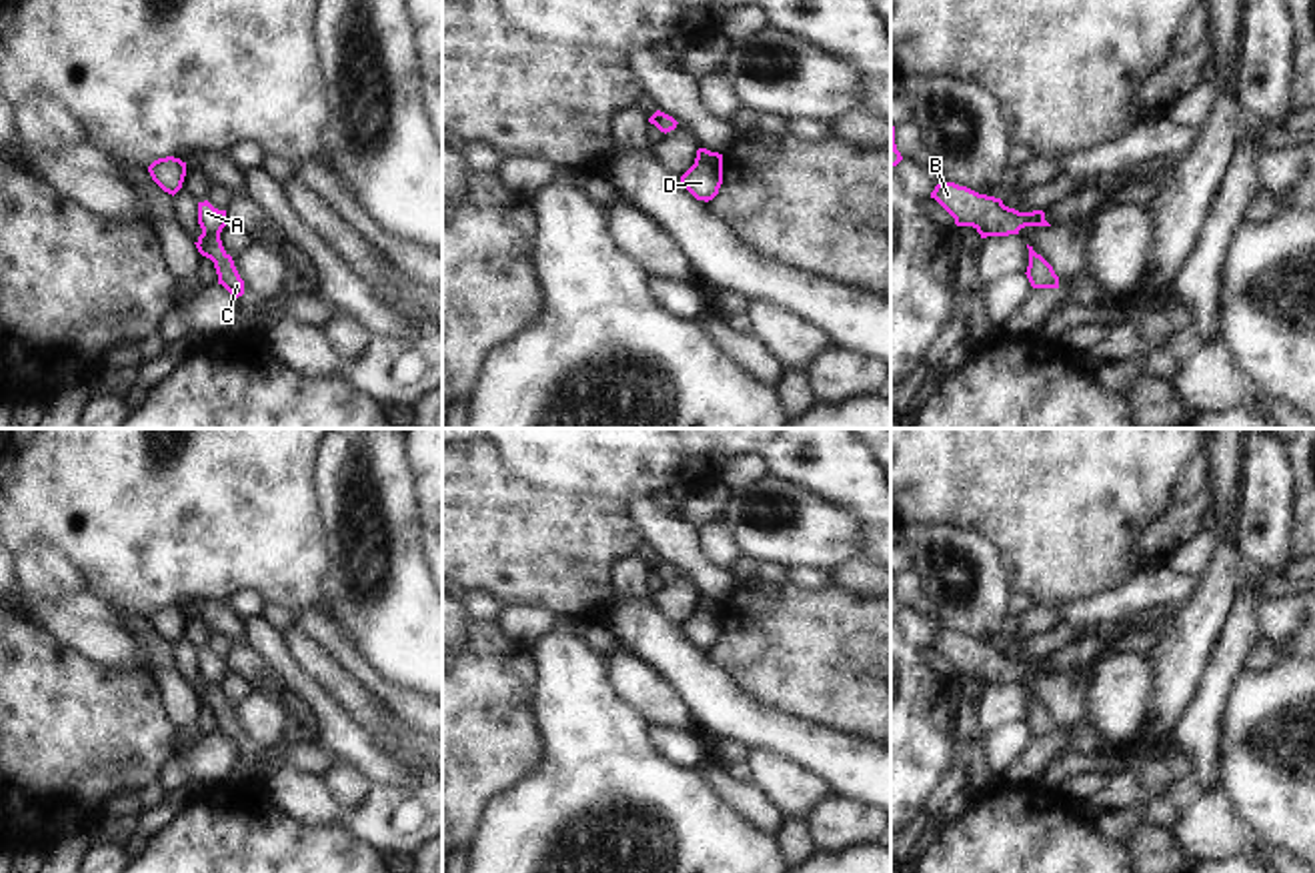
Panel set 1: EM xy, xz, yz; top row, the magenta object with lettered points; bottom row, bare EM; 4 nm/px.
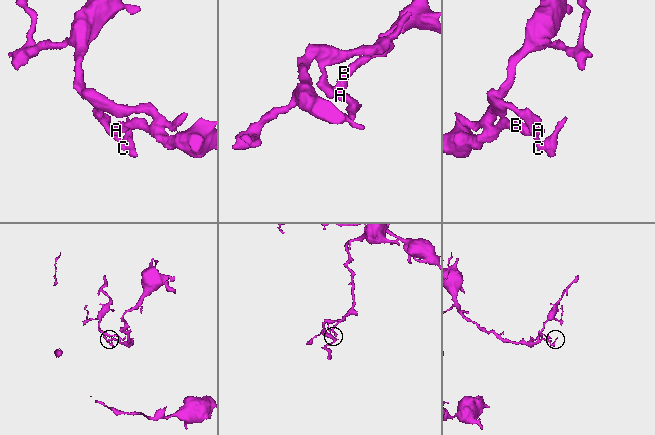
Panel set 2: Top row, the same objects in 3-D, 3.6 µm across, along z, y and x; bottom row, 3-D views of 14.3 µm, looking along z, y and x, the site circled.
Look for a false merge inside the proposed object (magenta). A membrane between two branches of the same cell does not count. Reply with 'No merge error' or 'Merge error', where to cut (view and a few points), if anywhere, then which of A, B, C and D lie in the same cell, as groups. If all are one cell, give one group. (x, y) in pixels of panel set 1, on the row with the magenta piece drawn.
No merge error. No split. Groups: A B C D.

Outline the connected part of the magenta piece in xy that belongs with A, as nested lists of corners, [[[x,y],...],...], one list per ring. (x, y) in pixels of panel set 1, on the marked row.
[[[208,200],[198,202],[198,224],[202,228],[202,234],[194,242],[198,252],[214,262],[218,284],[222,284],[236,298],[242,296],[244,280],[220,240],[220,232],[228,224],[226,210],[214,208]]]

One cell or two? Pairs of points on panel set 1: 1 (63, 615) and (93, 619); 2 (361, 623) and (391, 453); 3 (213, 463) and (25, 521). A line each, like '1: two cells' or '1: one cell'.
1: one cell
2: one cell
3: one cell

